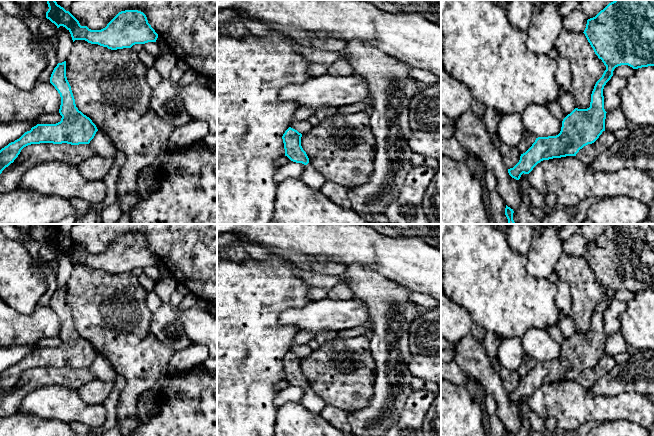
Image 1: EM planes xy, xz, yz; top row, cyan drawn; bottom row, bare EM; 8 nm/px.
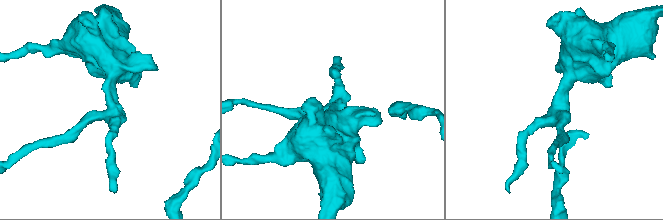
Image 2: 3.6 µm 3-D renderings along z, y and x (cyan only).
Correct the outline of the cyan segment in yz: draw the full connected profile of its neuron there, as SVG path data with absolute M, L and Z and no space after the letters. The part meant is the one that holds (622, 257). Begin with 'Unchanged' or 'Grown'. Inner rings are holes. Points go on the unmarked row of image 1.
Unchanged. M614 224L595 241L587 244L583 257L595 278L606 290L592 315L590 331L575 332L568 338L562 345L558 359L536 362L532 370L521 378L519 386L508 393L509 399L516 404L523 397L529 398L543 384L576 380L580 373L594 367L605 355L607 336L604 333L603 313L613 300L614 293L621 289L628 289L633 293L654 290L654 224Z

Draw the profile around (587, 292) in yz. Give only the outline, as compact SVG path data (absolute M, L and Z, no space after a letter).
M563 253L556 264L555 272L559 280L570 287L572 308L569 315L575 332L589 332L594 310L602 301L606 290L595 278L584 257Z

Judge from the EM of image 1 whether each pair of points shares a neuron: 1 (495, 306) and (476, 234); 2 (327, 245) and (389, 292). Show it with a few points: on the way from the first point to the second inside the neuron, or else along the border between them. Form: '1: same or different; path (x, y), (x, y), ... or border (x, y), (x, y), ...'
1: same; path (495, 288), (479, 270), (476, 252)
2: different; border (347, 265), (360, 263), (374, 270)

